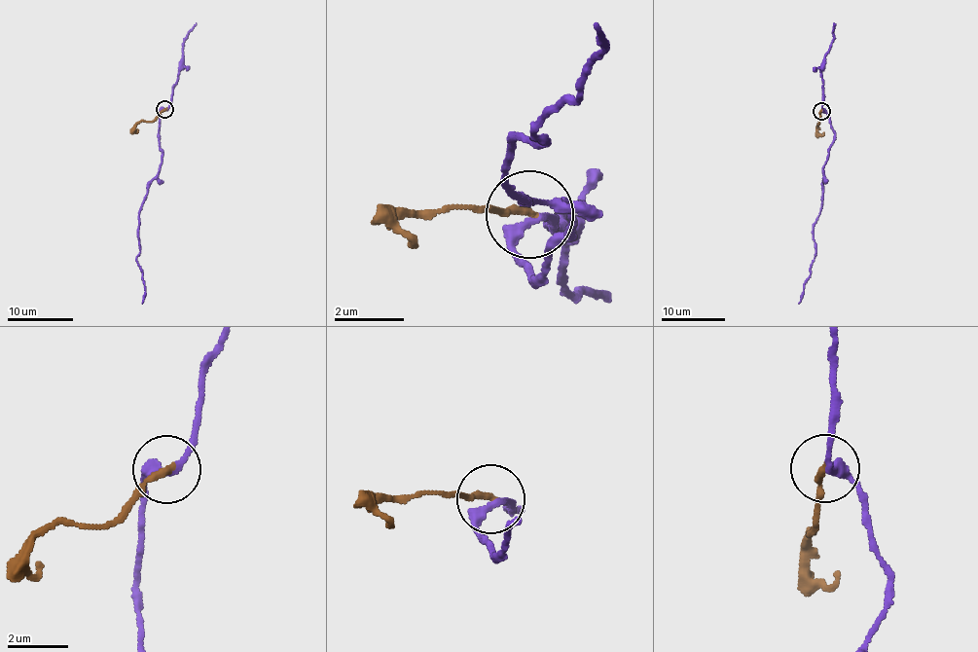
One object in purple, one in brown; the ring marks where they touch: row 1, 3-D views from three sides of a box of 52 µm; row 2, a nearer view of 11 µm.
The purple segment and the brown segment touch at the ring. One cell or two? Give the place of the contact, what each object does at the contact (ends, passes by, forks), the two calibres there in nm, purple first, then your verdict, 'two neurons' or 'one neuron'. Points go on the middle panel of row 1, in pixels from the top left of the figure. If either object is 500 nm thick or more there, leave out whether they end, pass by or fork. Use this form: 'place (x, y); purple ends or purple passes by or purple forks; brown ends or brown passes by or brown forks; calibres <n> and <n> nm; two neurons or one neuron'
place (529, 214); purple passes by; brown ends; calibres 280 and 240 nm; two neurons

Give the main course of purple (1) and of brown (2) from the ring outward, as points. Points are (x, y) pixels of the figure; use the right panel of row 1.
1: (821, 111), (828, 116), (835, 140), (823, 171), (822, 199), (813, 228), (814, 261), (799, 304)
2: (821, 111), (815, 129), (824, 134)

